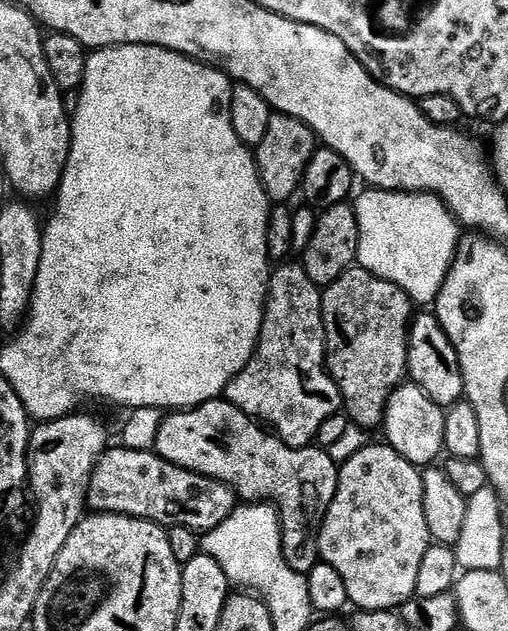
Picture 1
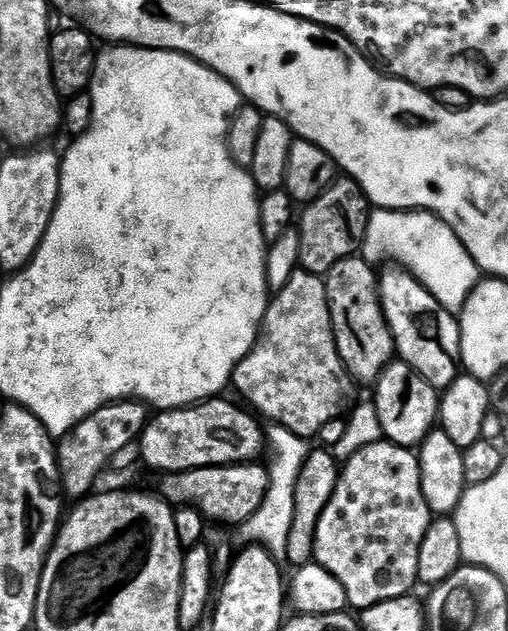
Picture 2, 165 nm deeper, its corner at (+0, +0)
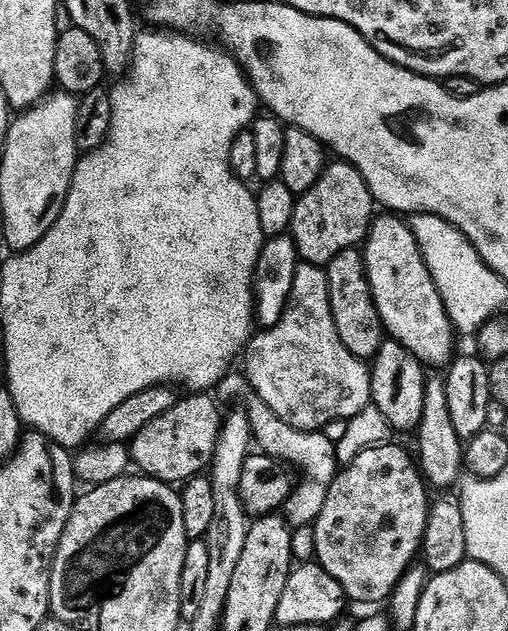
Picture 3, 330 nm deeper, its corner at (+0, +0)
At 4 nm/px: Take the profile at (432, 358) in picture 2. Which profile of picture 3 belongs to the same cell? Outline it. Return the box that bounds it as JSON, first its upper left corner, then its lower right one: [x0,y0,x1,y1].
[362,215,454,369]

